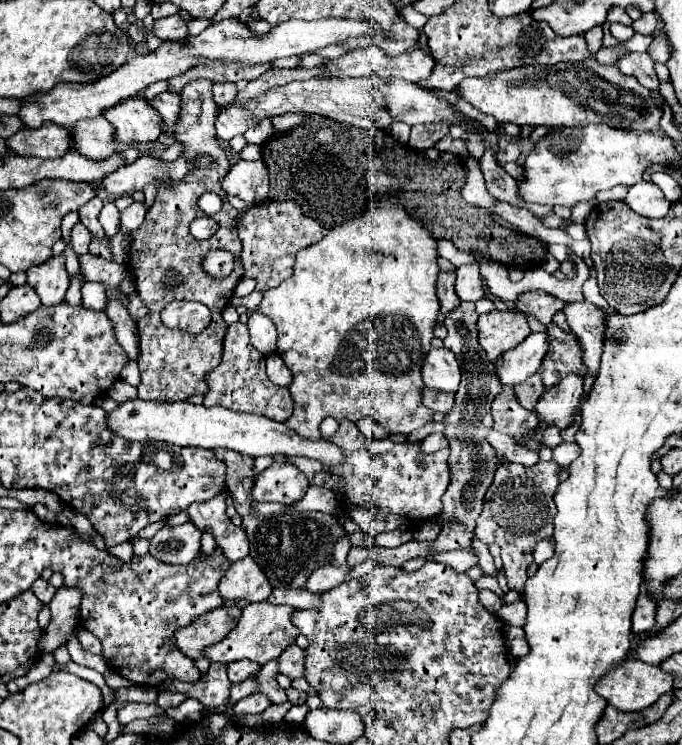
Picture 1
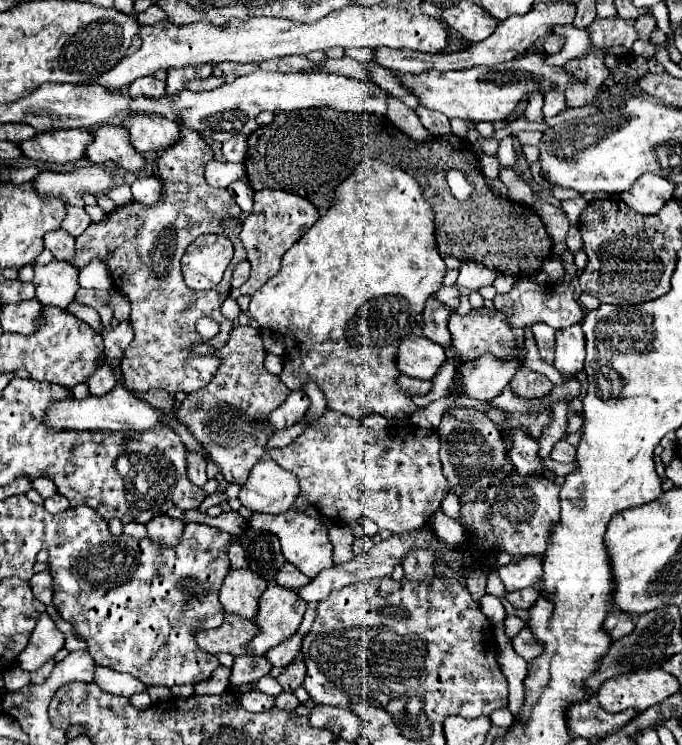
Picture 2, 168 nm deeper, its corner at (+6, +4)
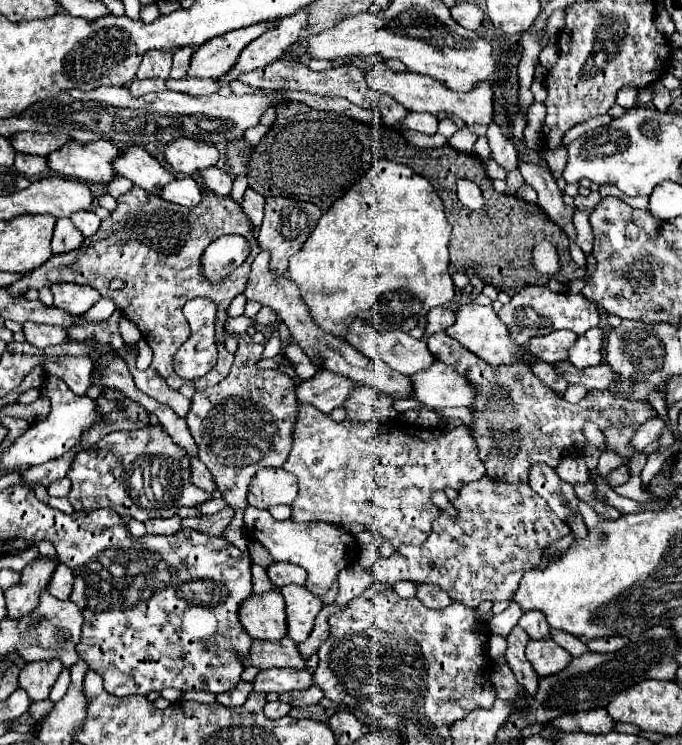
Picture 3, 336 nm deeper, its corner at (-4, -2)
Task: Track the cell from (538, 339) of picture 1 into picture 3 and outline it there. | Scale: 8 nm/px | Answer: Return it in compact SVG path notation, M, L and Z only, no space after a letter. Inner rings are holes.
M434 362L430 370L410 376L410 380L414 382L414 398L430 410L472 406L478 396L468 378L442 362Z

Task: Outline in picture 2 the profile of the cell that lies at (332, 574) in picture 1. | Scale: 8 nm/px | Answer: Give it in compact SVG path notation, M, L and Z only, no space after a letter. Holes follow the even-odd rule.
M286 562L284 568L280 568L276 582L284 588L302 588L304 584L308 584L308 578L302 572L298 572L298 568L294 568L292 564Z

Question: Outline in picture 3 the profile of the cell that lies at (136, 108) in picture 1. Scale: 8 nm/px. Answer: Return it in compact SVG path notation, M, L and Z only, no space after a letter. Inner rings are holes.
M176 138L162 146L164 158L168 164L184 174L192 174L194 170L204 170L218 162L218 150L210 144L192 140L192 138Z

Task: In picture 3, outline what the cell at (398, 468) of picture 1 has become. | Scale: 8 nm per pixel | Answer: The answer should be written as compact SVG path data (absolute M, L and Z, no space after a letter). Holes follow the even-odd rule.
M300 404L298 412L300 416L294 426L294 444L282 466L298 478L300 486L298 498L292 504L290 518L294 522L360 522L372 532L384 536L394 548L400 544L422 544L432 530L432 522L440 516L440 510L432 504L432 494L444 490L446 486L460 490L464 484L484 476L484 462L478 458L472 430L466 426L458 426L450 432L442 428L424 432L416 426L390 428L388 424L378 422L334 422L330 416Z

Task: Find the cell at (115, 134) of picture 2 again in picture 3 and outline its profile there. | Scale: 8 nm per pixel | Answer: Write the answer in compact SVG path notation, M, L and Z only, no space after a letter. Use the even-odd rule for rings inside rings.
M142 146L126 148L120 156L114 158L112 168L116 174L132 180L136 186L140 186L150 194L158 194L158 190L166 182L174 180L174 176L166 172L162 164L152 154L148 154Z

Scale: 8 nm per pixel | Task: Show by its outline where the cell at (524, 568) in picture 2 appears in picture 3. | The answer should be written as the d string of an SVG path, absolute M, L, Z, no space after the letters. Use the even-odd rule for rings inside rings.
M512 600L510 606L508 606L504 612L492 616L492 620L488 622L490 630L492 630L494 634L502 634L502 636L506 636L506 634L518 624L518 618L522 616L522 608L518 608L518 606L520 606L520 604Z

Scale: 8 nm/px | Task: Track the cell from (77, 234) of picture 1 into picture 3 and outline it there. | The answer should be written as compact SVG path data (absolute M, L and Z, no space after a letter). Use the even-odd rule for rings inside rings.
M82 210L82 212L78 212L78 214L72 214L70 220L74 222L74 226L76 226L84 236L96 234L96 230L98 230L98 226L100 226L98 216L96 216L94 212L90 212L90 210Z

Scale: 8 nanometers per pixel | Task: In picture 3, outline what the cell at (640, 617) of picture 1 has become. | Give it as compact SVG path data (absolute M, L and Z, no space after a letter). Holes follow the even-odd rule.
M608 636L608 638L592 638L586 642L586 646L592 650L592 652L614 652L614 650L620 650L622 646L628 644L628 638L622 638L622 636Z

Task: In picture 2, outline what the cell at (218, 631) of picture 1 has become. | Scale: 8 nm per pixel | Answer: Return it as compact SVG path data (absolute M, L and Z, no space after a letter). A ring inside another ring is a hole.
M226 614L224 624L214 630L200 630L196 634L196 642L202 650L210 654L226 652L232 656L252 654L246 650L246 646L252 642L252 636L256 636L256 624L252 620L244 620L234 614Z

